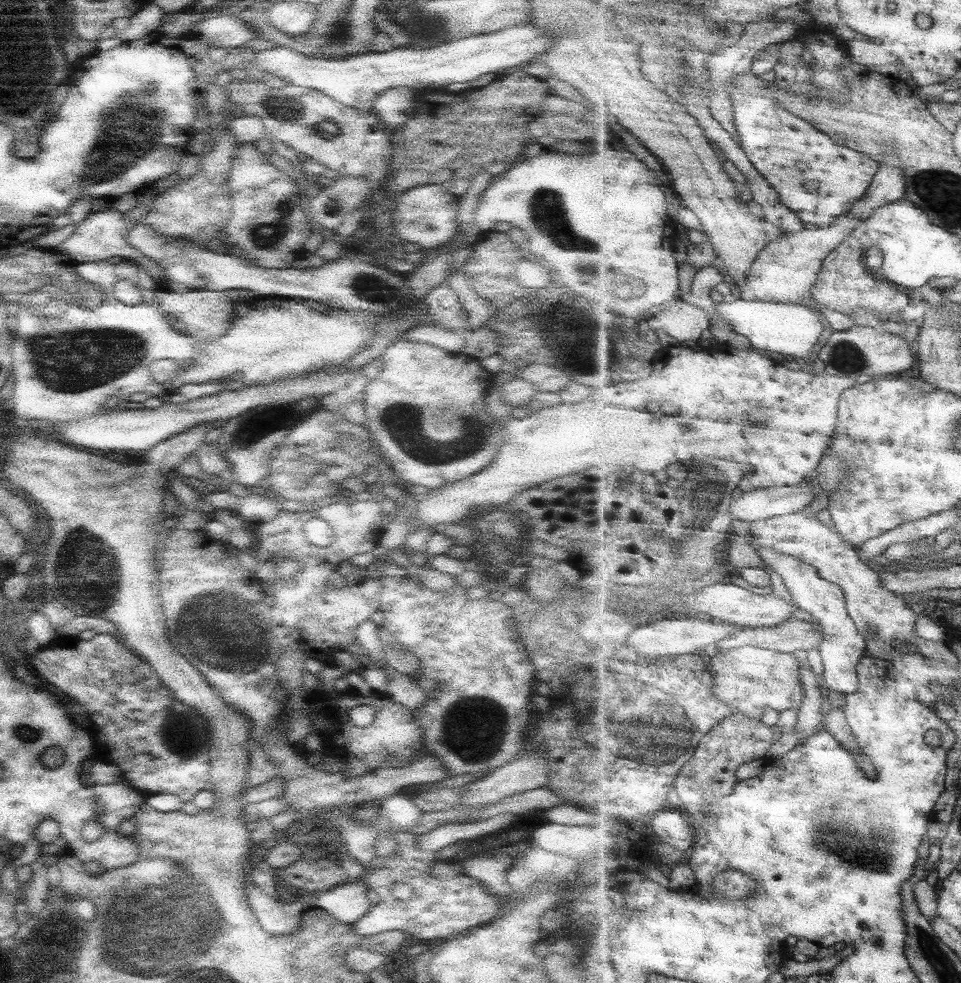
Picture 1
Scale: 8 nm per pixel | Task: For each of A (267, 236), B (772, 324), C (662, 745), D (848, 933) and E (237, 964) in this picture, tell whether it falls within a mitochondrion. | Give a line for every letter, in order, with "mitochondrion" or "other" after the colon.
A: mitochondrion
B: other
C: mitochondrion
D: other
E: other

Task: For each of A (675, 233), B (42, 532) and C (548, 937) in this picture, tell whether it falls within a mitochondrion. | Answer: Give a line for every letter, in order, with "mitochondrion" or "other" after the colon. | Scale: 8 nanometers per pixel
A: other
B: mitochondrion
C: other

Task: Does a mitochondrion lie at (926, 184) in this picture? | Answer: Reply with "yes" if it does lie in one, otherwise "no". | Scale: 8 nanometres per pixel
yes

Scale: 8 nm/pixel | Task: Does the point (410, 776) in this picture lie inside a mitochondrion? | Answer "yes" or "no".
no

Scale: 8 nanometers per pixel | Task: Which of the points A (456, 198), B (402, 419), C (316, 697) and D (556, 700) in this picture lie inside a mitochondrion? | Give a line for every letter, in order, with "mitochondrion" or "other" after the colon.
A: other
B: mitochondrion
C: other
D: other

